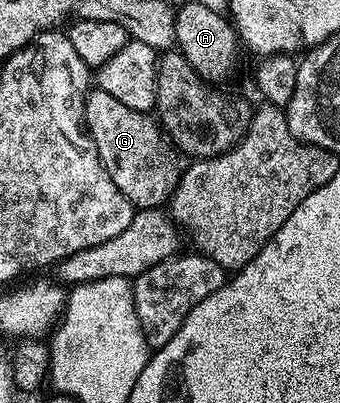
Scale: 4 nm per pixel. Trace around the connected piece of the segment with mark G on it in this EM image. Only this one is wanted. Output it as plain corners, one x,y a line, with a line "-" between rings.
94,87
86,94
82,119
104,171
108,171
112,183
116,183
118,190
129,199
135,210
165,206
178,183
180,173
162,154
163,134
155,118
140,111
132,111
132,107
124,107
124,103
112,99
108,91

